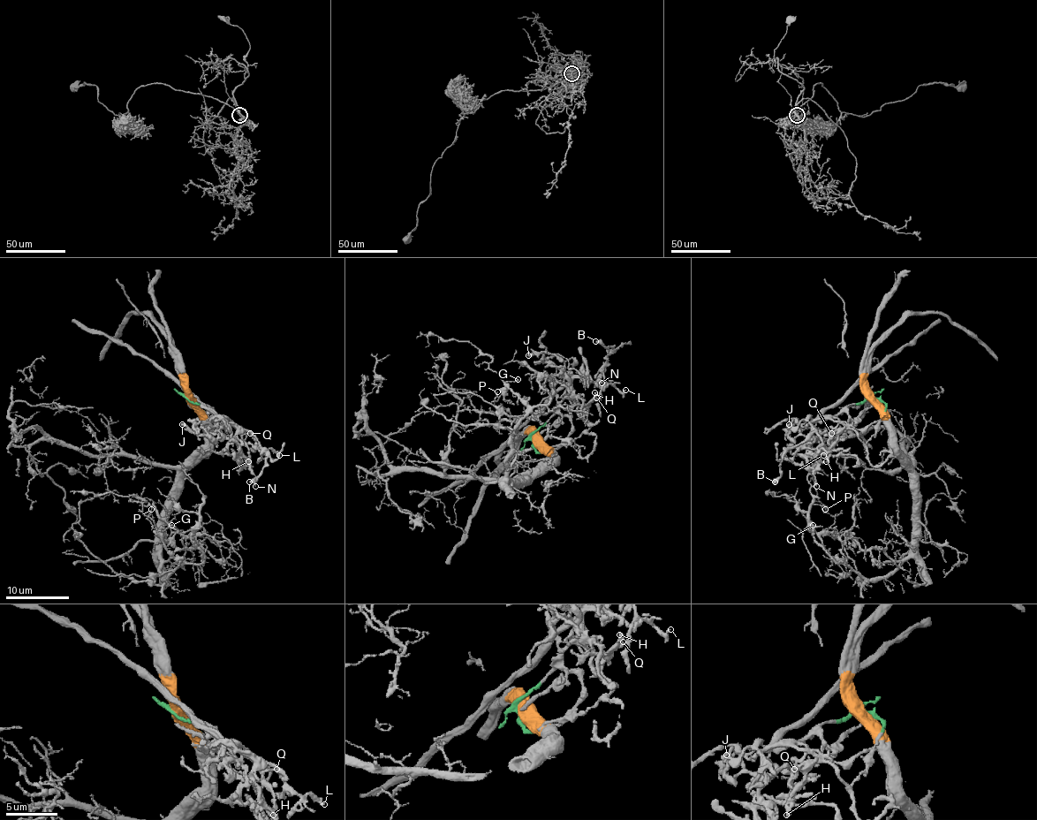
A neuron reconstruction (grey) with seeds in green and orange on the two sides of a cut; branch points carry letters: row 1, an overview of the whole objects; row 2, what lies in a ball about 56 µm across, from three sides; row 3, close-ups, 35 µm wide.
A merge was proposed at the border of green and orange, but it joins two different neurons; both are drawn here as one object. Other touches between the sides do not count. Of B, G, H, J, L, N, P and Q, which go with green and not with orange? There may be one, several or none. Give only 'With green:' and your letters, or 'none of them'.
With green: B, H, J, L, N, Q

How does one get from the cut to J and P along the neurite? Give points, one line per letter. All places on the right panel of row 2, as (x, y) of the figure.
J: (874, 398), (870, 395), (826, 419), (807, 416), (800, 424), (796, 419), (786, 435), (790, 424)
P: (874, 398), (911, 465), (911, 553), (884, 576), (864, 578), (822, 547), (834, 523), (826, 509)

